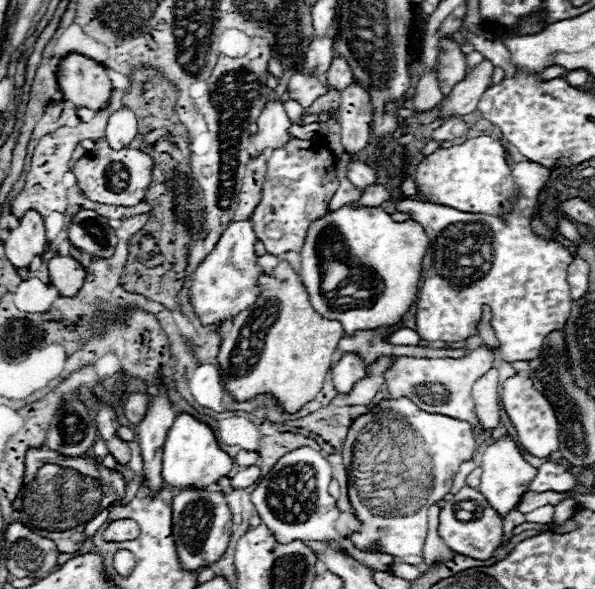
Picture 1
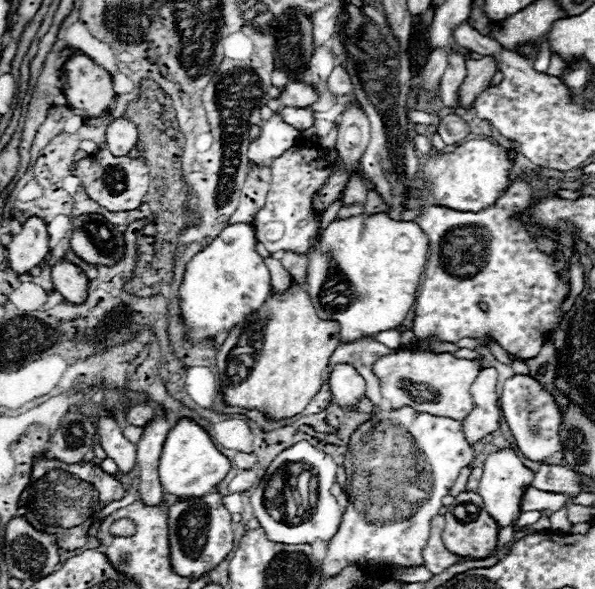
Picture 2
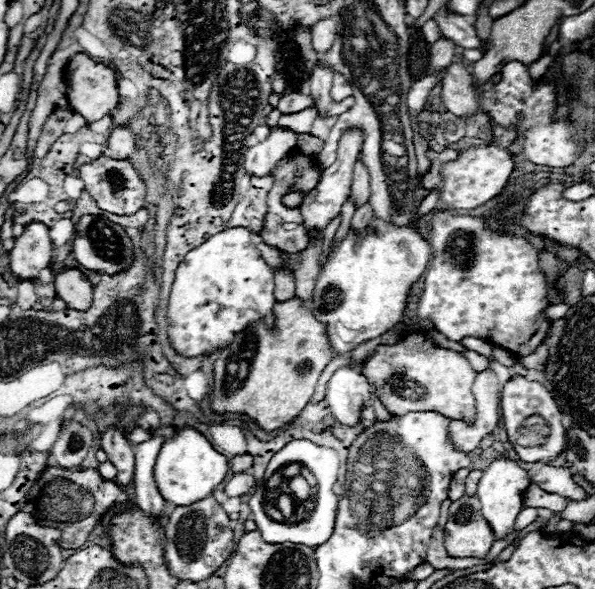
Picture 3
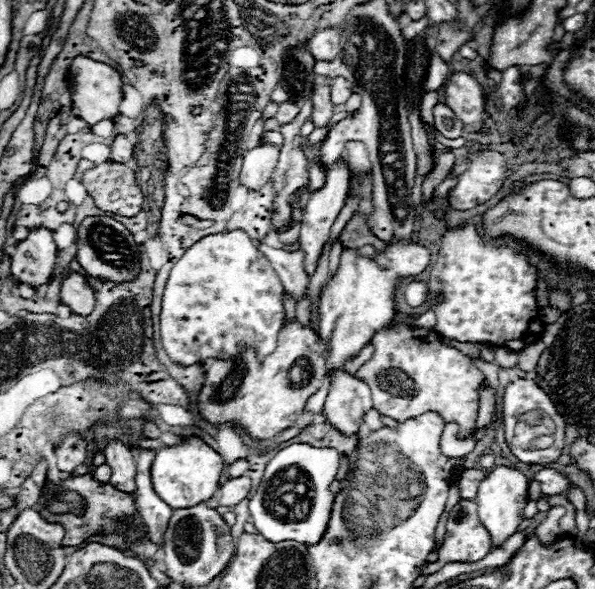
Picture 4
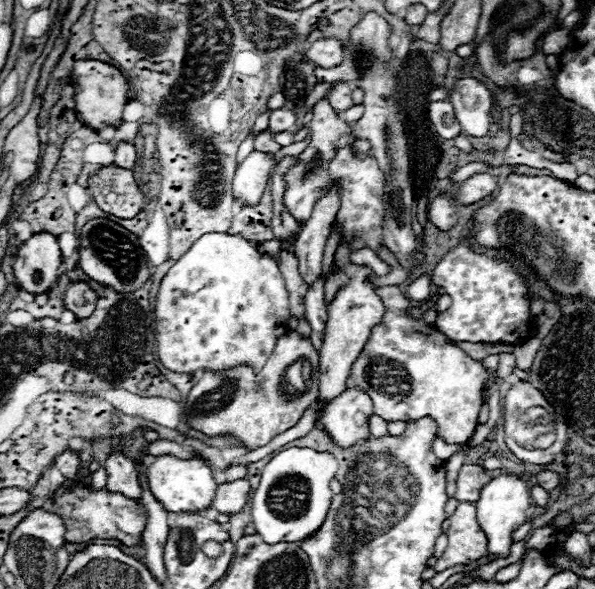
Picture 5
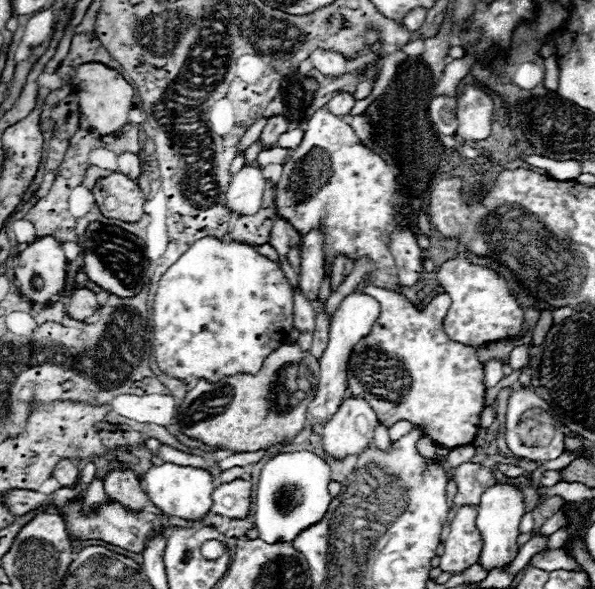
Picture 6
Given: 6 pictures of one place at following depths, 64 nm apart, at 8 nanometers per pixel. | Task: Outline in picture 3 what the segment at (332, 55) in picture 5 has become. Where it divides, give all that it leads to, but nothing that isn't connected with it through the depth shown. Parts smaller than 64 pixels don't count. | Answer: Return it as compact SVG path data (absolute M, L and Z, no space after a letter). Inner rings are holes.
M336 18L318 20L312 26L312 46L318 52L328 52L336 38Z

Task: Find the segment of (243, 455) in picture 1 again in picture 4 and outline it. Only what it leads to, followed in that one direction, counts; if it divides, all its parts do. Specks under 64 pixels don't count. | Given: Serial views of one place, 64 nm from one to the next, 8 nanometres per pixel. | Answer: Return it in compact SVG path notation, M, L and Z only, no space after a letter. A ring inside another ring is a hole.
M240 458L240 460L236 460L236 462L232 462L232 464L228 466L228 476L232 476L232 478L244 476L248 468L250 468L250 462L248 462L246 458Z

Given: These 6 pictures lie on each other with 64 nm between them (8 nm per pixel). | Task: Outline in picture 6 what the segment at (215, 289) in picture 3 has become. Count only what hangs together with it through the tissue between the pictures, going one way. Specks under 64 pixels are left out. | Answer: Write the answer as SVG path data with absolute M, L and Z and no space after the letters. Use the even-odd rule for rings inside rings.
M204 236L190 246L160 278L154 302L154 354L158 368L174 378L190 376L218 382L238 372L256 374L264 360L288 338L292 330L292 288L282 268L270 258L258 254L244 242L224 242Z

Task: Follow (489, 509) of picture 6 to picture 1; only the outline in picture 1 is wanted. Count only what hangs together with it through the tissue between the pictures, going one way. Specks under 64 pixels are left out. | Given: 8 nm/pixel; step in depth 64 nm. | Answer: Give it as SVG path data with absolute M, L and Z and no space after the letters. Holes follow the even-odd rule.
M504 434L502 438L498 438L494 444L486 446L484 454L482 454L482 482L480 482L480 492L486 496L486 500L490 502L490 506L500 514L500 516L506 516L514 506L518 506L520 498L524 492L528 492L528 484L534 480L538 468L530 466L518 444L512 440L510 434Z

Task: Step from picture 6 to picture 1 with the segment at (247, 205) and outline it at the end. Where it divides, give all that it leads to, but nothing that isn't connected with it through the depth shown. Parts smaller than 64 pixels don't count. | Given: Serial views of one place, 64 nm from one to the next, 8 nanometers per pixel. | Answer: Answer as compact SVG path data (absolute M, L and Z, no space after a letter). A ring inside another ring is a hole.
M270 90L268 102L262 106L262 112L258 118L258 132L256 132L258 154L262 154L264 150L270 150L270 148L284 146L290 140L290 136L288 136L290 124L292 122L286 116L284 102L276 100L276 92Z

